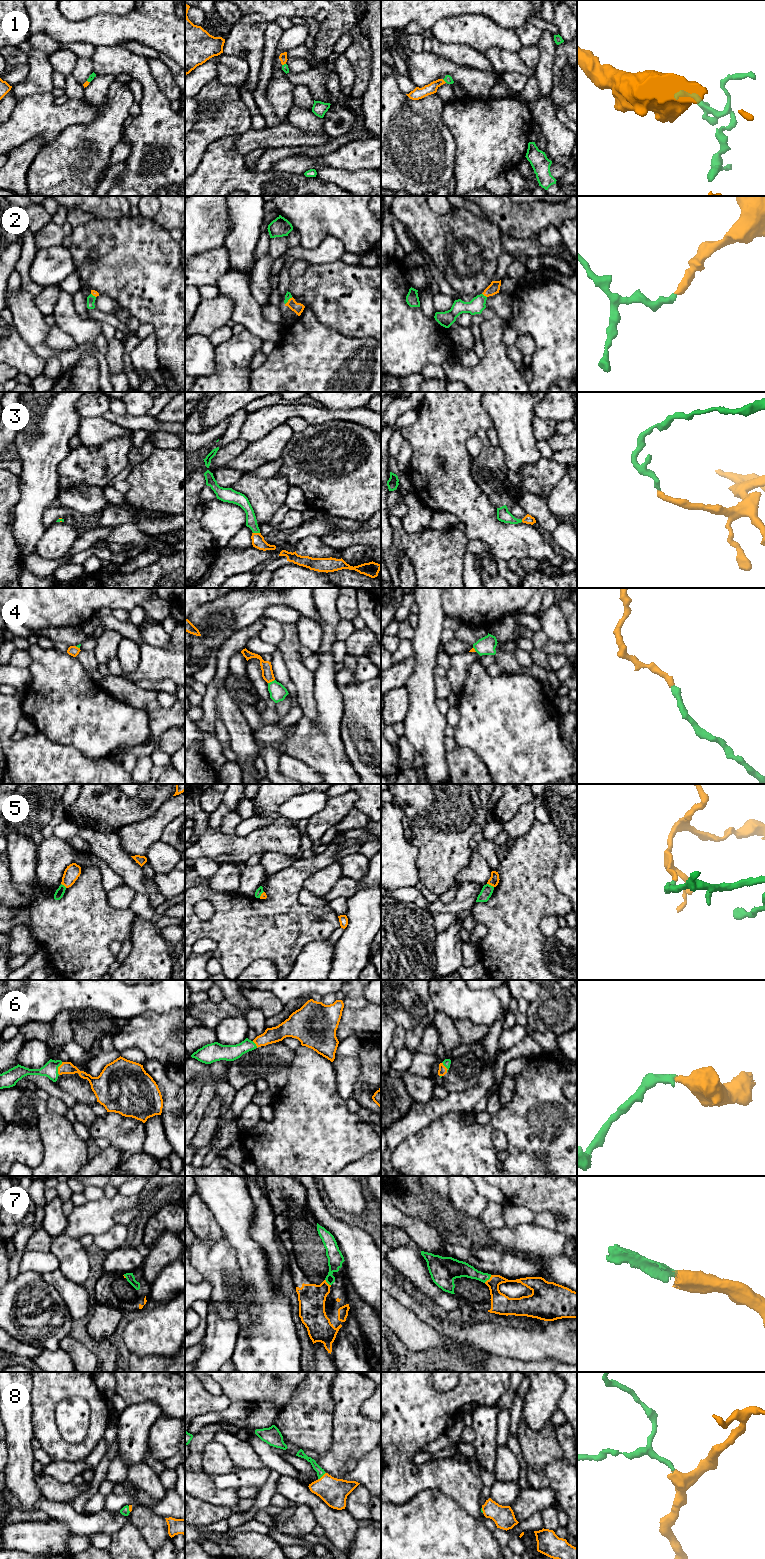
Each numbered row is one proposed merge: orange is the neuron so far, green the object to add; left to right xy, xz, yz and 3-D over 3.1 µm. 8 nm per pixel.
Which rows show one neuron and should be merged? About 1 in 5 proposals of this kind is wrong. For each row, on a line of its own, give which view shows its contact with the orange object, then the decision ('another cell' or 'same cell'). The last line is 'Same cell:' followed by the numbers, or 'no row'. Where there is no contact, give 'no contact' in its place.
1: yz | same cell
2: yz | same cell
3: xz | same cell
4: xz | same cell
5: yz | another cell
6: xy | same cell
7: yz | same cell
8: xz | same cell
Same cell: 1, 2, 3, 4, 6, 7, 8

